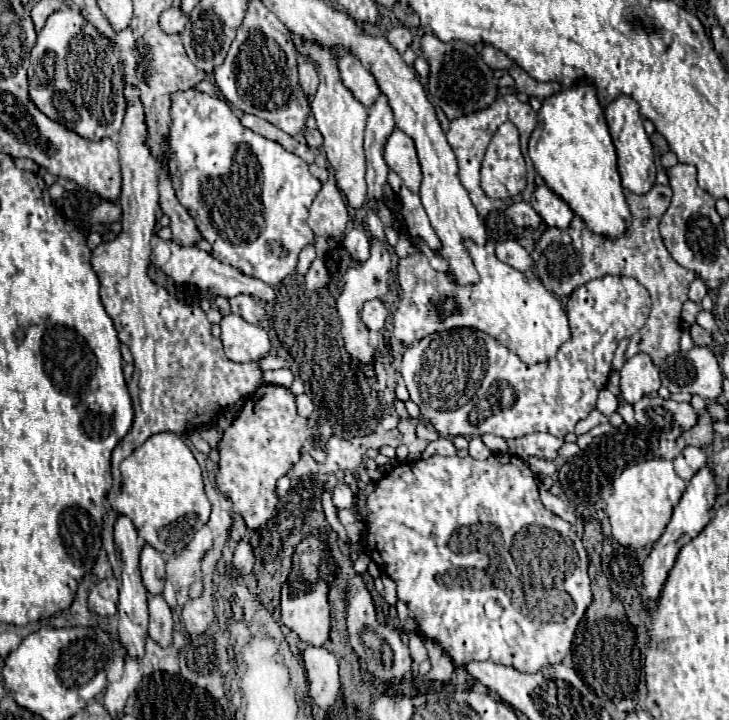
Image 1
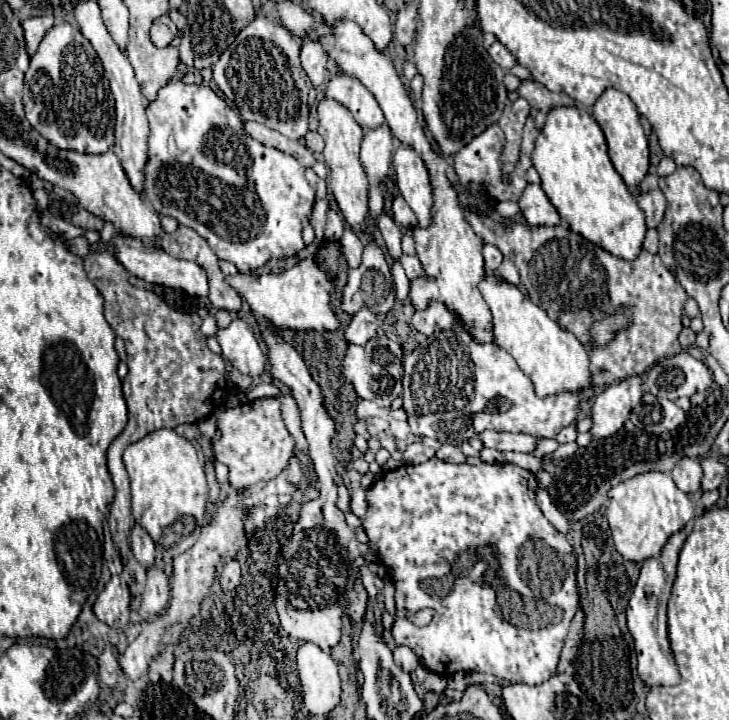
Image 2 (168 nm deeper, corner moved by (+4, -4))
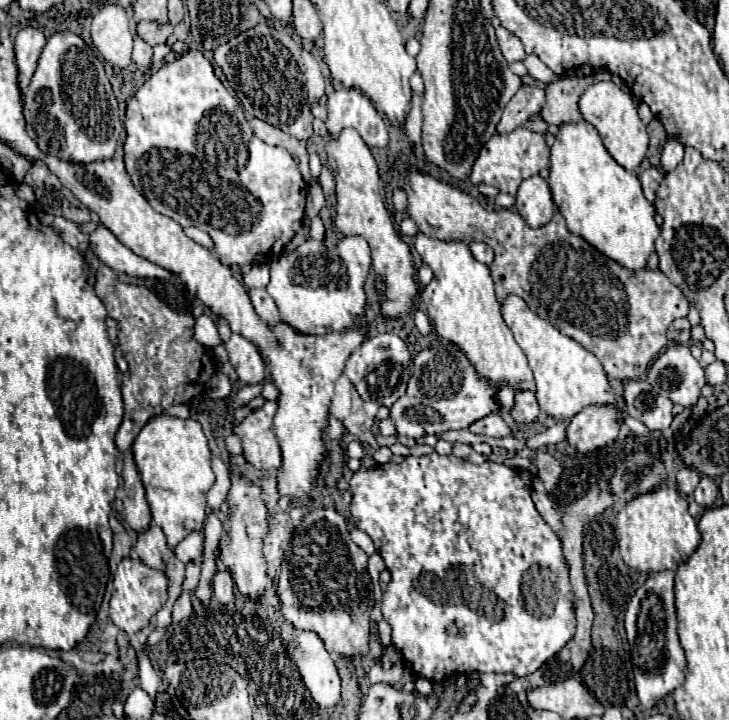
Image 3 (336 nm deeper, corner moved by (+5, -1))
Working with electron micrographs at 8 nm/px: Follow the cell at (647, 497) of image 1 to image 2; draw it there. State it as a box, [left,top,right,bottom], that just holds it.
[606,473,694,561]

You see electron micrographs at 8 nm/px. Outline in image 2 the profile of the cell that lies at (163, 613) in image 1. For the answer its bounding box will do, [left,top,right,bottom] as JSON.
[140,565,170,619]

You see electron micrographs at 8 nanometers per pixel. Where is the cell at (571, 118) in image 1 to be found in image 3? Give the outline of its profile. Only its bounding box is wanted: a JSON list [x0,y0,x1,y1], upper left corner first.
[547,120,659,270]

